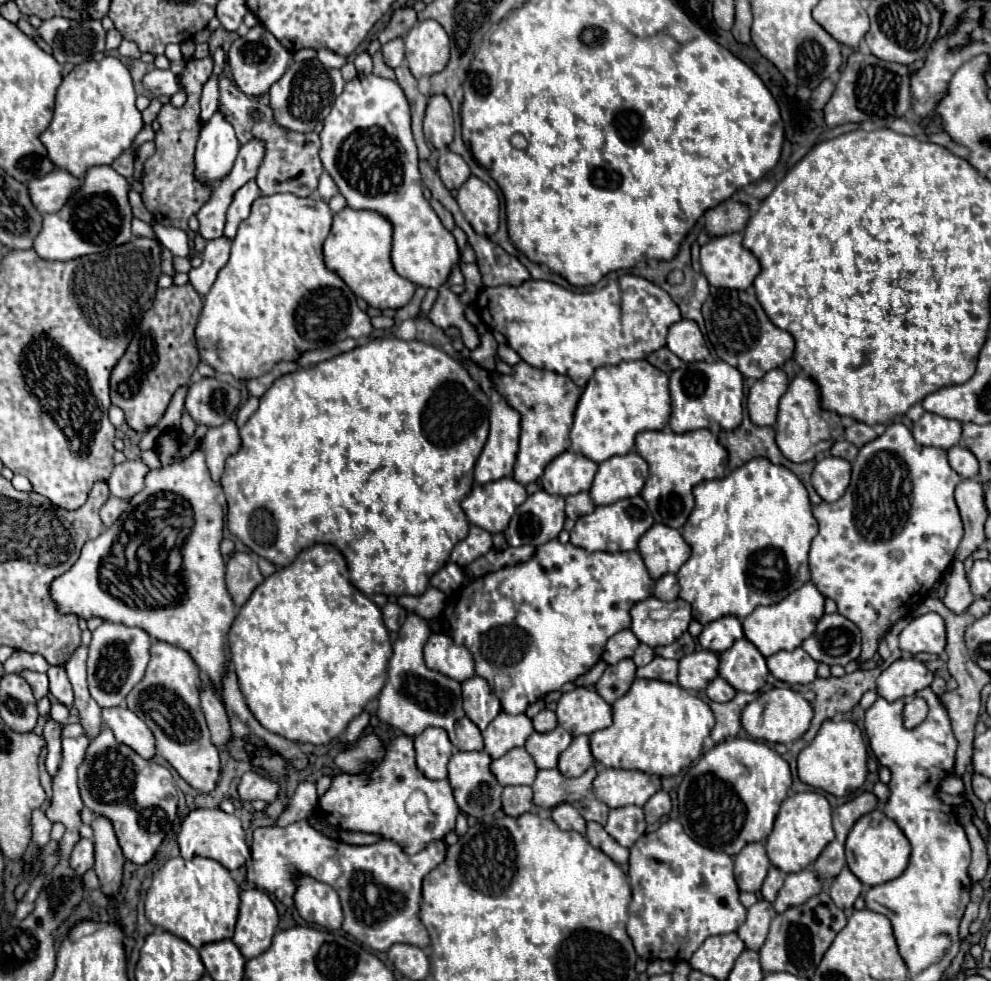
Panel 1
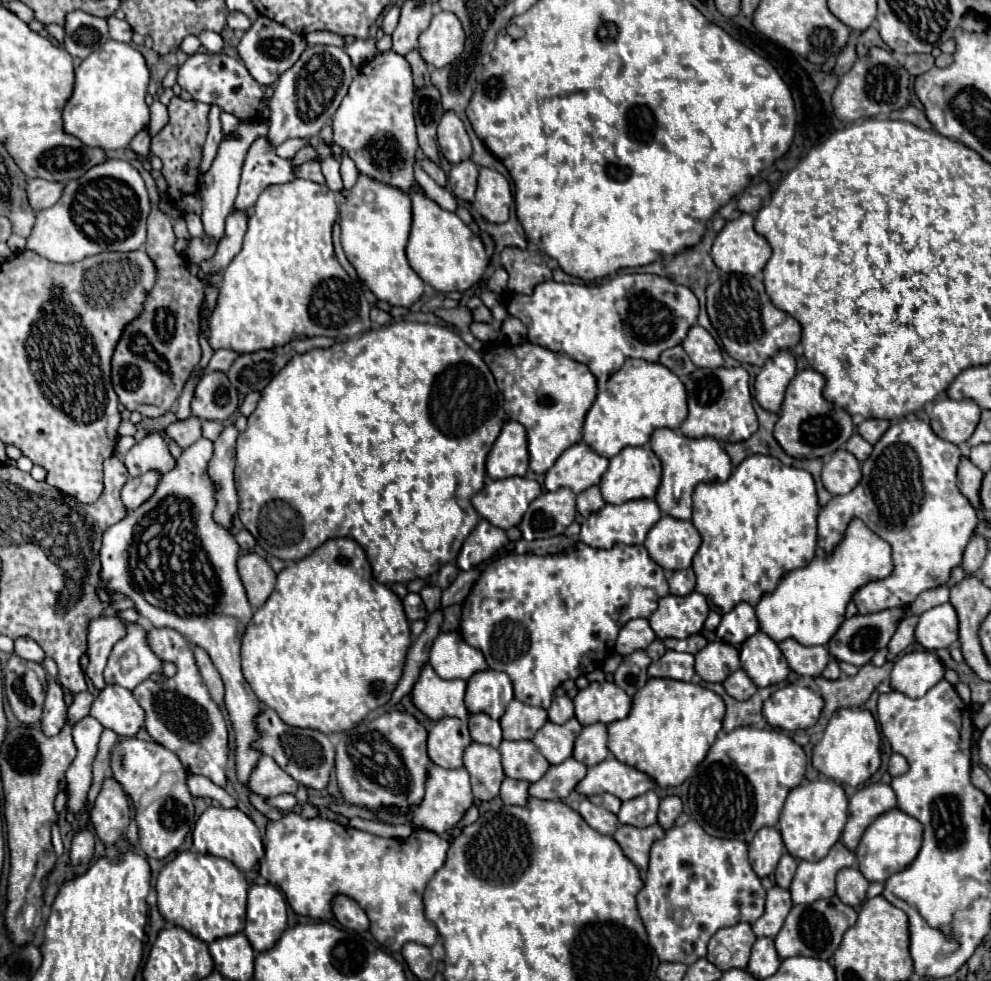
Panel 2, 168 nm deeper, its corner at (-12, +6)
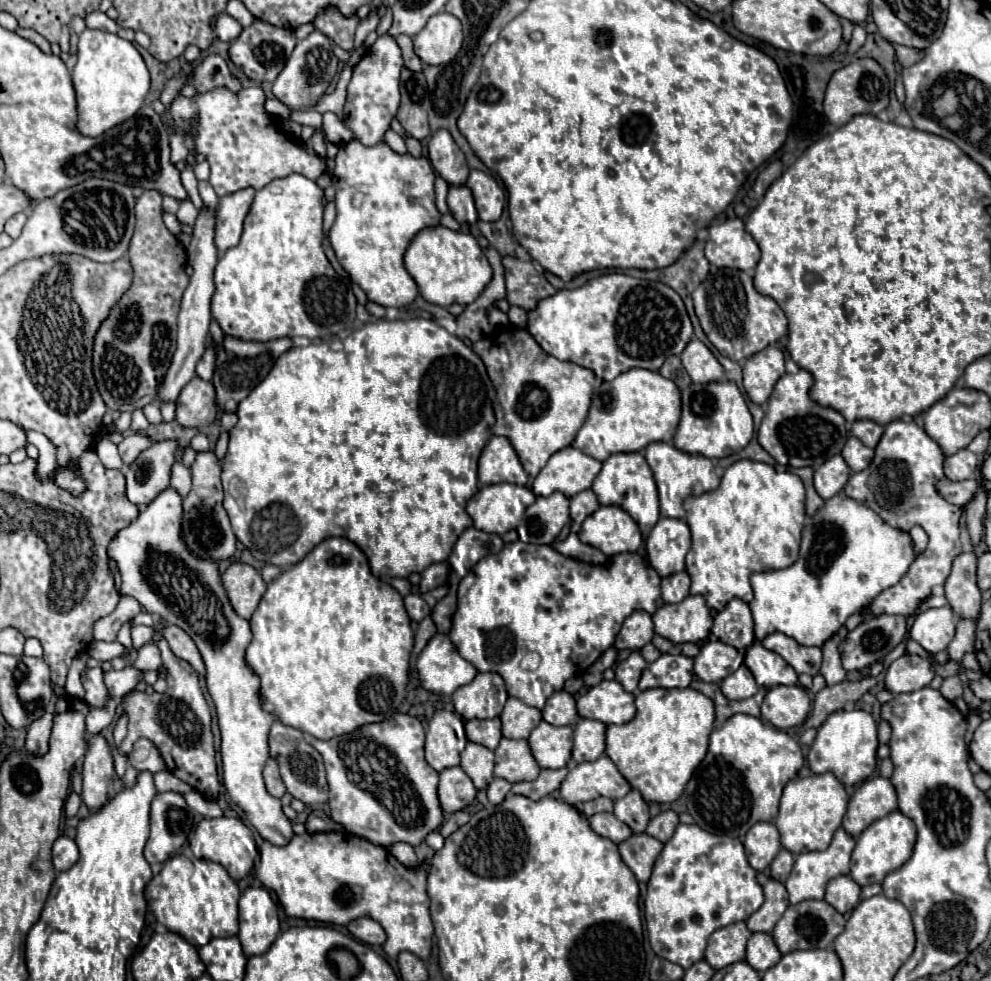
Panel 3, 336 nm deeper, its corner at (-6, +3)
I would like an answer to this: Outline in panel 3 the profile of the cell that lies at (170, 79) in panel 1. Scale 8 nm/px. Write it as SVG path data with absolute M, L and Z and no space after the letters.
M209 54L195 66L195 72L189 76L189 84L193 84L197 92L213 90L213 86L227 86L233 92L241 90L241 82L231 76L227 62L217 54Z

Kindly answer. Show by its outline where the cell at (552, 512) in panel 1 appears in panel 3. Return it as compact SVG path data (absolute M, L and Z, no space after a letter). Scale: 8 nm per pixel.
M553 492L547 498L539 496L535 500L535 504L531 504L525 510L523 520L521 520L519 528L517 528L517 532L519 532L519 538L523 542L529 542L529 544L551 544L567 522L569 522L569 500L561 492Z

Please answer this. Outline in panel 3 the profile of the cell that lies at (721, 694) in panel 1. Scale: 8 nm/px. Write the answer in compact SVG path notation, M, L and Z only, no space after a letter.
M741 666L737 672L733 672L721 682L721 690L729 700L743 700L751 698L759 688L755 684L751 670L747 666Z

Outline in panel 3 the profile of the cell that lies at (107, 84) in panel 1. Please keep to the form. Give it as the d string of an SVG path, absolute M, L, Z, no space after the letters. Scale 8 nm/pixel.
M85 28L77 42L77 64L71 72L77 92L77 130L85 136L101 136L105 130L131 118L149 92L149 70L133 42L103 30Z

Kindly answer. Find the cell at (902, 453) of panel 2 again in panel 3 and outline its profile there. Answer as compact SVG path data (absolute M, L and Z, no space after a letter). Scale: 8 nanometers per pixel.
M893 420L885 426L885 432L875 448L875 458L869 464L869 468L861 474L851 474L851 484L859 488L855 490L853 486L847 486L843 490L851 492L849 498L869 504L869 508L873 508L887 524L895 528L911 530L915 524L919 524L925 532L929 532L929 544L925 552L917 556L917 560L911 564L909 572L901 578L901 582L881 592L867 608L875 616L913 614L917 606L931 594L931 590L945 582L953 558L963 552L959 542L959 520L963 510L945 502L933 486L935 480L945 478L943 458L945 456L939 444L933 438L929 438L921 426L917 426L915 422Z

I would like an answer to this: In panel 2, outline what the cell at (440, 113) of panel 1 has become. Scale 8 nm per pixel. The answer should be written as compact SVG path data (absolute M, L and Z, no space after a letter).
M445 111L437 125L437 141L441 155L449 163L459 163L471 157L471 141L465 131L463 121L455 115L455 111Z

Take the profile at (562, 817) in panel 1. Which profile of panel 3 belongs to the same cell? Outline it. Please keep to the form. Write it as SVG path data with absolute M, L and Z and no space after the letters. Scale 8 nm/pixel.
M601 812L601 814L591 816L589 818L589 824L591 824L591 828L597 834L613 840L615 844L621 844L621 842L625 842L625 840L629 840L633 836L633 830L629 826L625 826L621 820L617 820L609 812Z

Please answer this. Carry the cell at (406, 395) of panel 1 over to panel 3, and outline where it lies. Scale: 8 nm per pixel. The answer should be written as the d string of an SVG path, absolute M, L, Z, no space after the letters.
M411 318L411 320L373 320L363 328L353 330L343 338L341 350L331 350L331 342L311 342L305 348L291 348L277 362L273 370L251 390L247 398L241 400L237 408L237 424L229 432L229 448L221 466L221 482L225 490L225 510L231 518L233 532L237 540L261 562L275 566L297 564L305 554L309 554L321 540L329 536L343 536L355 542L369 558L371 572L381 578L407 578L411 572L423 572L431 564L445 562L463 530L467 530L473 520L465 512L467 500L479 490L477 488L477 460L491 438L491 428L495 424L493 402L495 390L487 376L481 358L463 344L457 336L449 334L435 320Z

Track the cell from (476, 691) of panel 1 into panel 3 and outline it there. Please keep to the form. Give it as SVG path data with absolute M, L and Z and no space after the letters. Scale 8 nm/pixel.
M497 672L477 674L471 684L461 686L453 694L455 712L463 720L495 718L501 714L507 700L505 682Z

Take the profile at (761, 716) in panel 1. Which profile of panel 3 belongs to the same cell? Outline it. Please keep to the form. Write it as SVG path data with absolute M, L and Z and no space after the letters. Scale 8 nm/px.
M775 686L765 694L761 716L775 728L791 728L801 724L811 710L811 698L801 686Z

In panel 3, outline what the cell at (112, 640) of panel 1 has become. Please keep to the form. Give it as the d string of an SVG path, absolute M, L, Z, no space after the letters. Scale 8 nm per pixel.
M127 666L123 670L111 670L105 674L105 686L113 698L123 698L129 690L135 688L135 684L143 680L143 672Z

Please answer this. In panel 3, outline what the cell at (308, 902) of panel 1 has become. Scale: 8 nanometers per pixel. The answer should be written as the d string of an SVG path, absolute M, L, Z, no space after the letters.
M371 918L353 920L347 928L349 928L349 932L351 932L355 938L359 938L361 942L371 944L371 946L381 946L381 944L385 944L385 940L387 940L387 934L385 934L385 930L381 928L381 924L375 922L375 920L371 920Z

